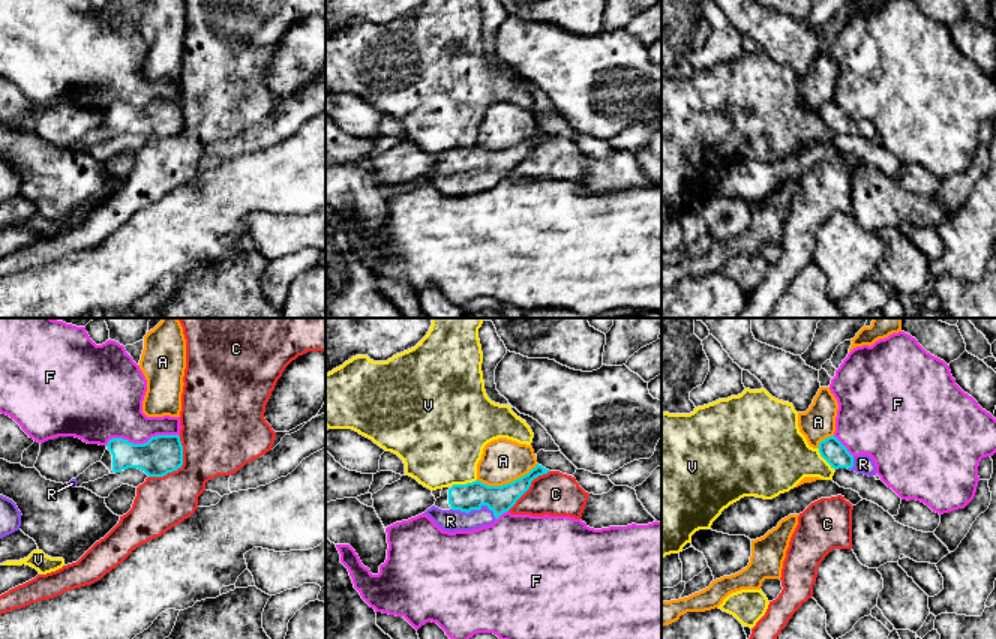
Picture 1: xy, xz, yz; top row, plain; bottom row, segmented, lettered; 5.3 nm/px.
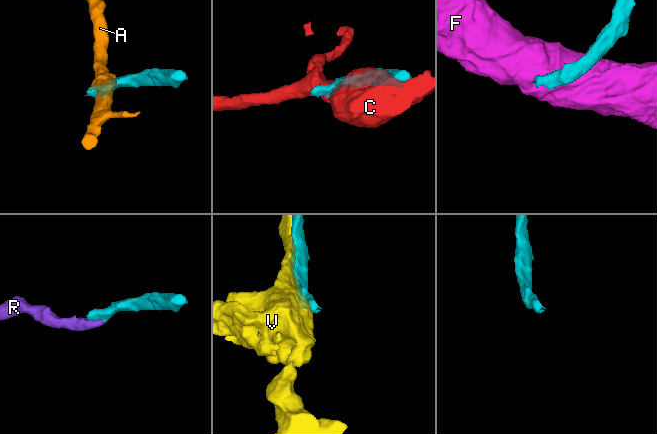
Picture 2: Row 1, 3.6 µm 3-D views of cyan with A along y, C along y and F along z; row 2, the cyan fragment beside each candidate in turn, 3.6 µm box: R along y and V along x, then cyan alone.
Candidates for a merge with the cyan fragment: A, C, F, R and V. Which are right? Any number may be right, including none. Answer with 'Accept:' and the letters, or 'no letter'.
Accept: R

